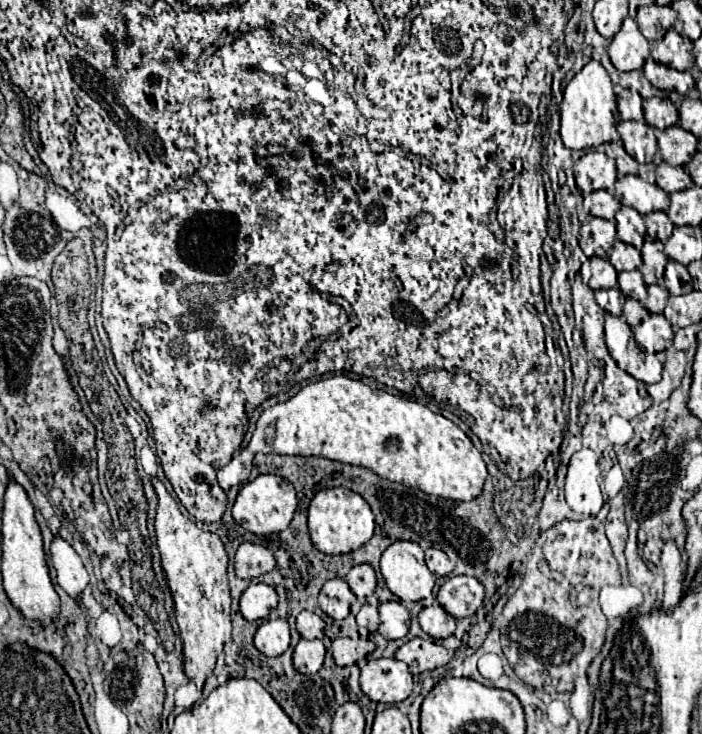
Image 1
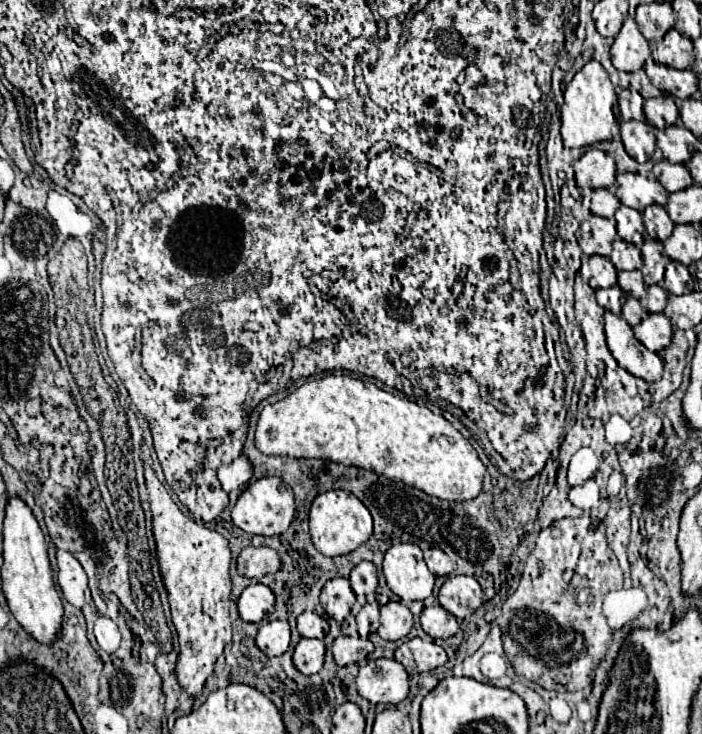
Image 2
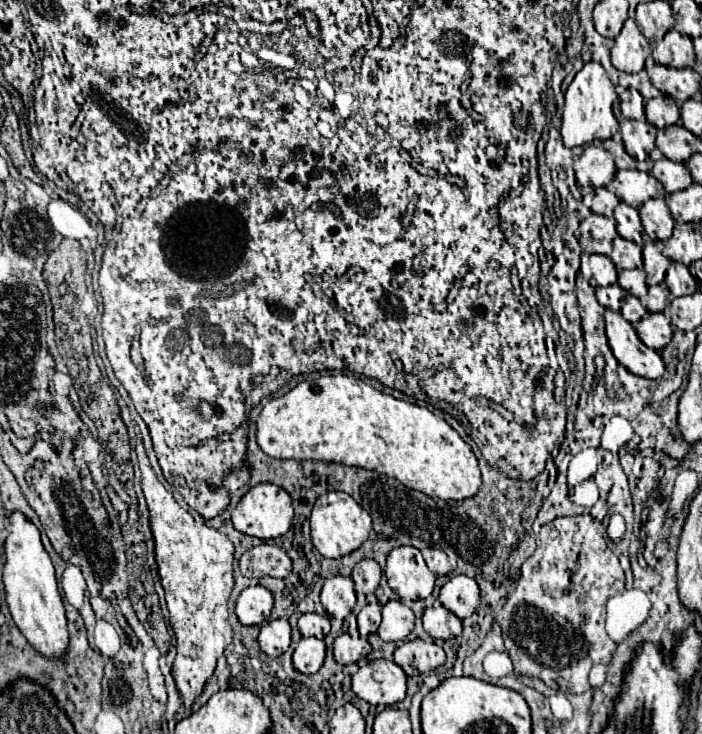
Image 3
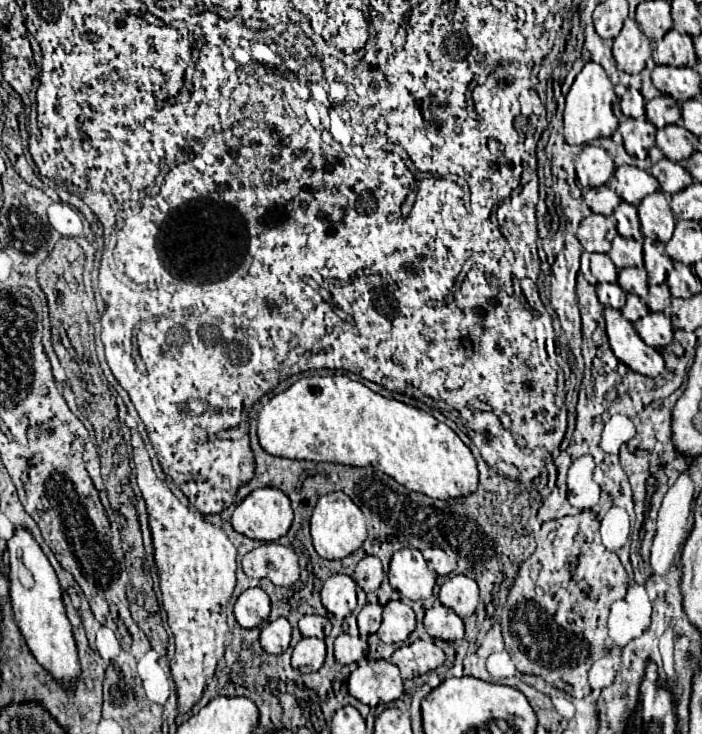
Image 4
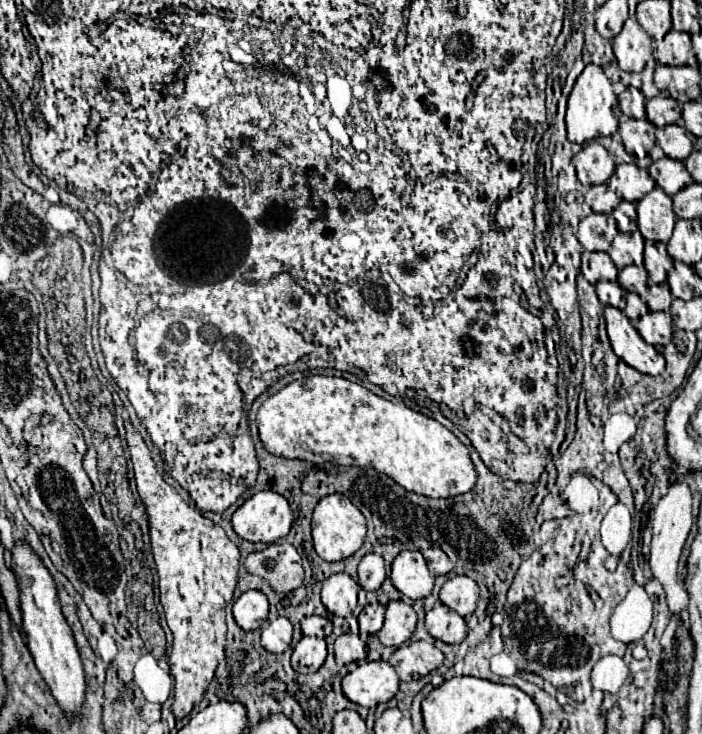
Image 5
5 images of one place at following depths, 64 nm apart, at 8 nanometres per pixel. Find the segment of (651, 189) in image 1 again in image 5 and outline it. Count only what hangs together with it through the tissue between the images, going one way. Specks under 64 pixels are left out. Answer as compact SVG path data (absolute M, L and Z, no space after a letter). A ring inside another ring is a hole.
M620 164L608 180L608 188L620 194L622 200L636 204L640 198L656 188L656 182L646 170L638 168L636 164Z

